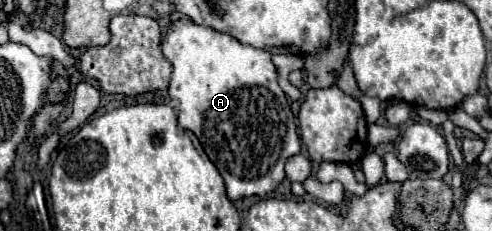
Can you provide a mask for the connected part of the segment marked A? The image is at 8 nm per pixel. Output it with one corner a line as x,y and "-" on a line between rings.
178,19
168,27
162,53
174,65
168,93
176,99
178,123
200,139
224,177
228,199
270,195
286,177
286,161
302,149
296,115
278,85
272,53
242,45
230,33
188,19

